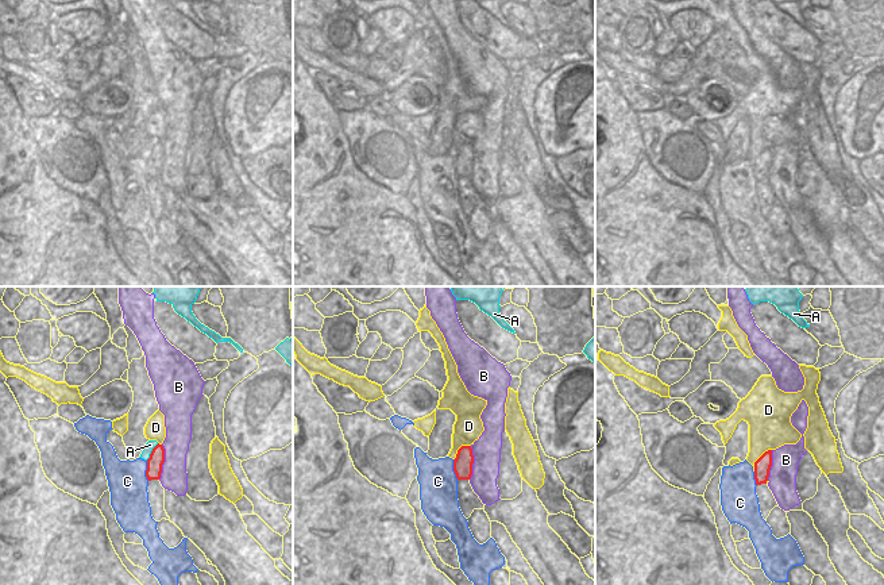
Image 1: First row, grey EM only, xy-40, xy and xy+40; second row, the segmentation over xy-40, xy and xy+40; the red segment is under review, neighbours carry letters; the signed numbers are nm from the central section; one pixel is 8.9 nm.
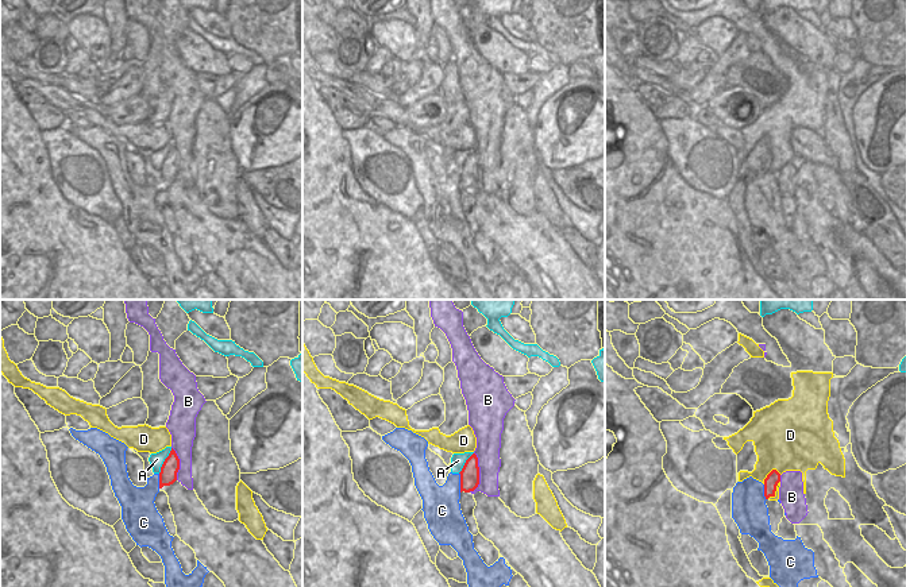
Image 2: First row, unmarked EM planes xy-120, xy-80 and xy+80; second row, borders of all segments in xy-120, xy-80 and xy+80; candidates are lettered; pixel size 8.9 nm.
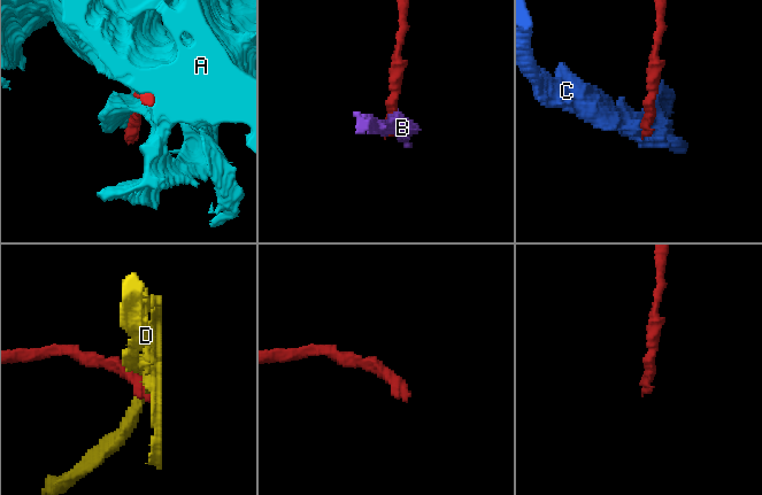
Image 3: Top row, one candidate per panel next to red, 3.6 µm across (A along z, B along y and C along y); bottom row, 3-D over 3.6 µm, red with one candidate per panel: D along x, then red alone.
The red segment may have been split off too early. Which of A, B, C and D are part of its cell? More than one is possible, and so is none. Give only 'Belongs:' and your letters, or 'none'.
Belongs: none

